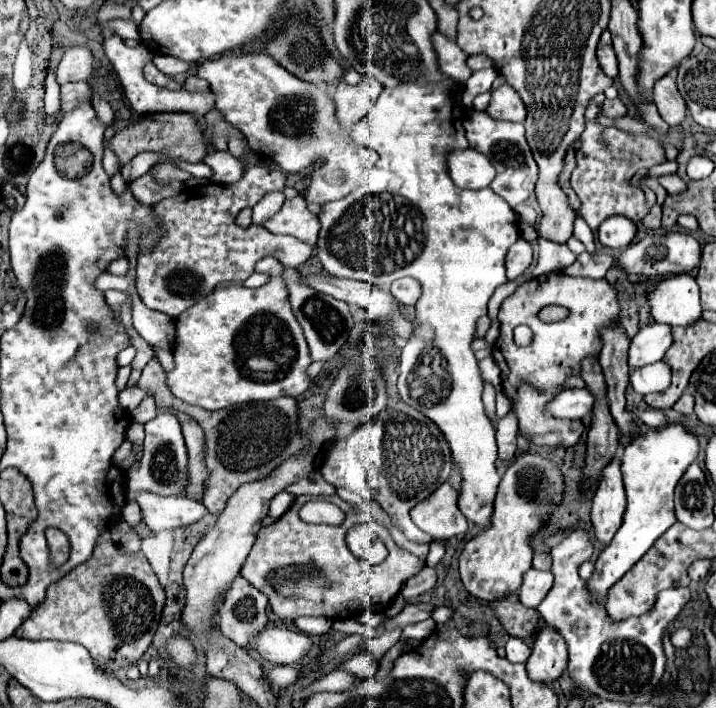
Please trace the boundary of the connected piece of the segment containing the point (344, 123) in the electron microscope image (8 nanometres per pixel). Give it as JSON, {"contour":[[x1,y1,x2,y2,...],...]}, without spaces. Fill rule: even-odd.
{"contour":[[365,75,359,85,347,85,339,81,335,91,335,117,341,127,351,127,359,123,373,107,375,99,383,91,383,85,371,75]]}

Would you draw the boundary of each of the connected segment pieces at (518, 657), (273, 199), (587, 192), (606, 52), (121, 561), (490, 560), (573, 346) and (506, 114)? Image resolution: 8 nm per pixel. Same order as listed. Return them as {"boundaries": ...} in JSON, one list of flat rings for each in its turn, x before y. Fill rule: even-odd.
{"boundaries":[[[511,637,507,641,505,651,507,651,507,659,511,663,525,663,529,659,529,655,531,655,531,649,521,639,517,639,517,637]],[[271,193,271,195,265,195,255,207,253,207,253,223,257,225,263,225,265,221,269,221,283,205,283,193]],[[599,119,587,121,585,131,581,133,581,147,575,151,575,159,577,167,571,175,571,187,581,201,577,217,585,219,593,231,597,231,599,225,611,215,625,215,633,221,641,221,649,213,645,193,633,187,629,181,637,171,651,169,653,165,667,161,659,139,605,127,599,123]],[[603,31,601,39,599,39,599,47,597,47,597,59,599,65,603,67,603,71,615,79,617,77,617,55,613,51,613,43,611,43,611,33]],[[105,531,95,543,91,559,49,585,47,599,15,631,15,636,35,641,57,639,81,643,89,649,99,669,115,673,127,665,135,665,147,651,159,625,163,605,165,591,145,555,121,555,109,531]],[[541,455,517,457,501,477,491,523,479,531,463,549,459,557,461,581,465,589,481,601,497,601,513,595,521,585,521,575,531,567,531,545,529,537,539,529,541,519,561,505,563,479,555,463]],[[547,273,517,287,515,293,503,301,499,309,501,335,495,343,497,349,493,349,493,359,501,369,503,391,515,407,521,435,535,441,537,445,549,447,571,447,577,443,583,433,581,421,551,419,545,415,545,403,559,393,559,387,569,375,579,375,579,363,583,357,597,355,601,351,599,329,617,319,617,295,613,285,609,285,605,279,595,281,585,277,569,277,563,273],[547,305,561,305,571,309,571,313,565,321,545,323,537,317,537,313],[517,325,527,325,533,331,531,345,519,347,513,341,513,329],[539,389,545,389,545,395,539,395]],[[501,85,499,89,495,89,491,93,491,101,485,111,493,119,513,121,513,123,523,123,527,115,519,93,511,85]]]}

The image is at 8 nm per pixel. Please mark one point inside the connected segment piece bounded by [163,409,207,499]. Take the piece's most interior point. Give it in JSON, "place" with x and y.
{"place":[192,432]}

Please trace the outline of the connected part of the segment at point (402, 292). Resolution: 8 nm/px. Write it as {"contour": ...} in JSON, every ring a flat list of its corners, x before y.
{"contour":[[405,277,405,279,397,279,393,281,391,285,391,293,393,297,401,303,401,305,415,305,421,291,419,291,419,283,411,277]]}

